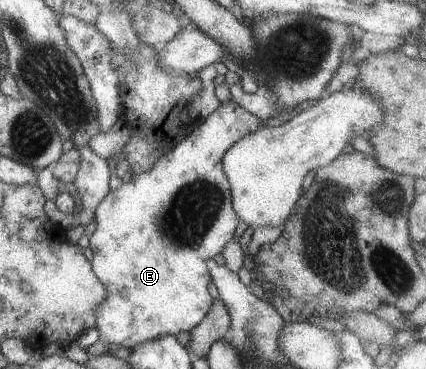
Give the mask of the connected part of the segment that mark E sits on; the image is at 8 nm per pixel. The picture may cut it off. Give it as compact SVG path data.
M229 100L220 104L220 107L213 111L207 118L202 119L200 123L190 128L186 135L170 149L166 150L154 164L150 171L145 171L133 176L126 182L122 182L117 189L111 189L110 193L98 205L95 213L97 221L96 229L89 237L89 247L93 251L91 264L94 273L98 279L105 285L107 296L100 303L96 310L96 330L97 339L107 343L116 343L120 347L125 347L130 350L133 345L142 343L144 340L159 338L160 336L173 335L176 336L180 331L190 331L196 327L204 316L208 313L213 299L208 293L208 284L211 282L210 270L207 266L207 261L213 258L218 253L223 253L226 244L233 239L236 227L238 227L238 214L233 208L233 199L231 196L230 182L223 168L222 158L228 148L231 148L239 139L245 135L255 132L258 128L266 125L266 121L262 121L259 117L248 113L246 109L240 107L236 102Z

